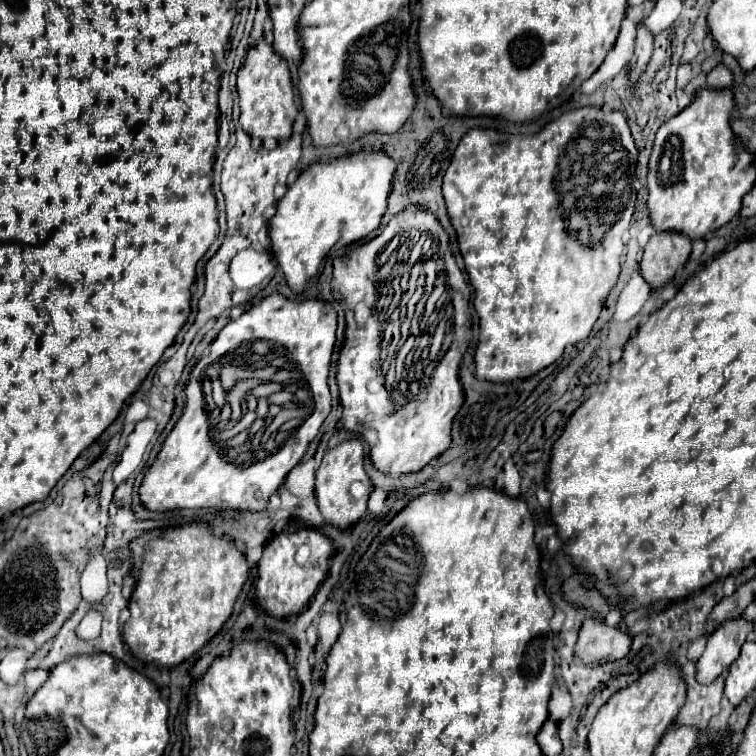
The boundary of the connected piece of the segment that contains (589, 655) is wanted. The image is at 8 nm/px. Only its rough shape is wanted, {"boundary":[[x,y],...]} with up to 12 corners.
{"boundary":[[590,616],[576,656],[602,664],[630,652],[630,632]]}

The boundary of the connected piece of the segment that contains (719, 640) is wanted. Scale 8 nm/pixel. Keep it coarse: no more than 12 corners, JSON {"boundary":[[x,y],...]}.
{"boundary":[[726,620],[708,636],[696,680],[710,684],[740,656],[754,622]]}

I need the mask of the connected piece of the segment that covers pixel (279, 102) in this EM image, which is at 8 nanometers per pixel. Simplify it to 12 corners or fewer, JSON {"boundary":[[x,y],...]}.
{"boundary":[[264,40],[238,70],[240,126],[288,140],[300,108],[290,70]]}

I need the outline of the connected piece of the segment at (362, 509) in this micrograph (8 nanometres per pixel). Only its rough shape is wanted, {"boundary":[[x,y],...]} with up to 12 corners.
{"boundary":[[358,438],[324,454],[314,492],[324,520],[366,514],[372,482]]}

